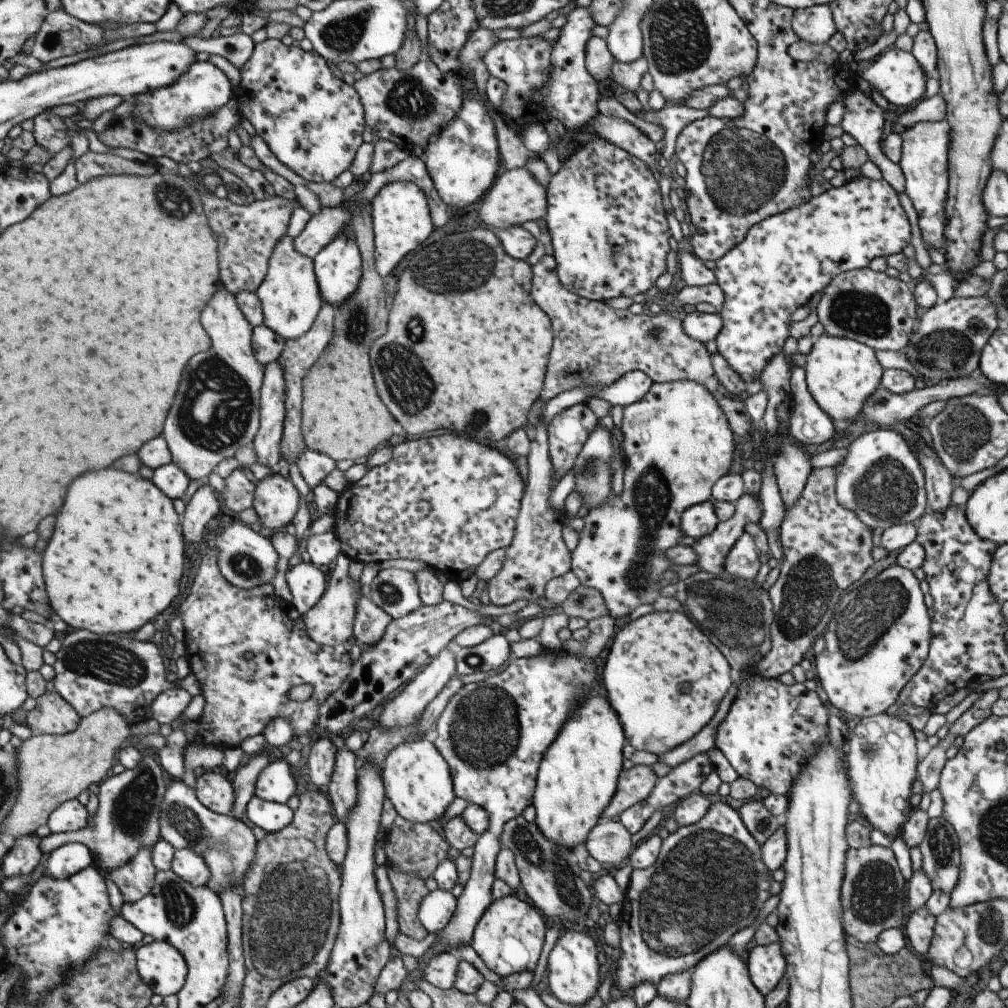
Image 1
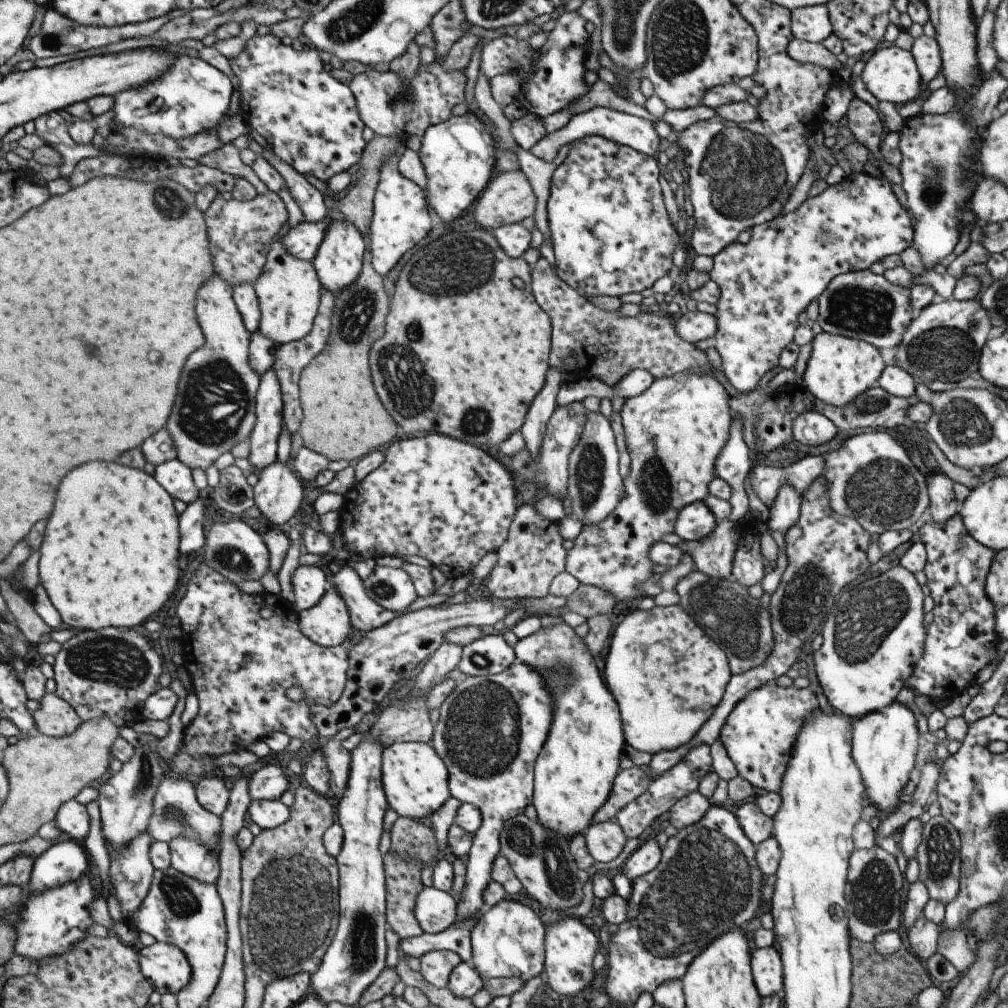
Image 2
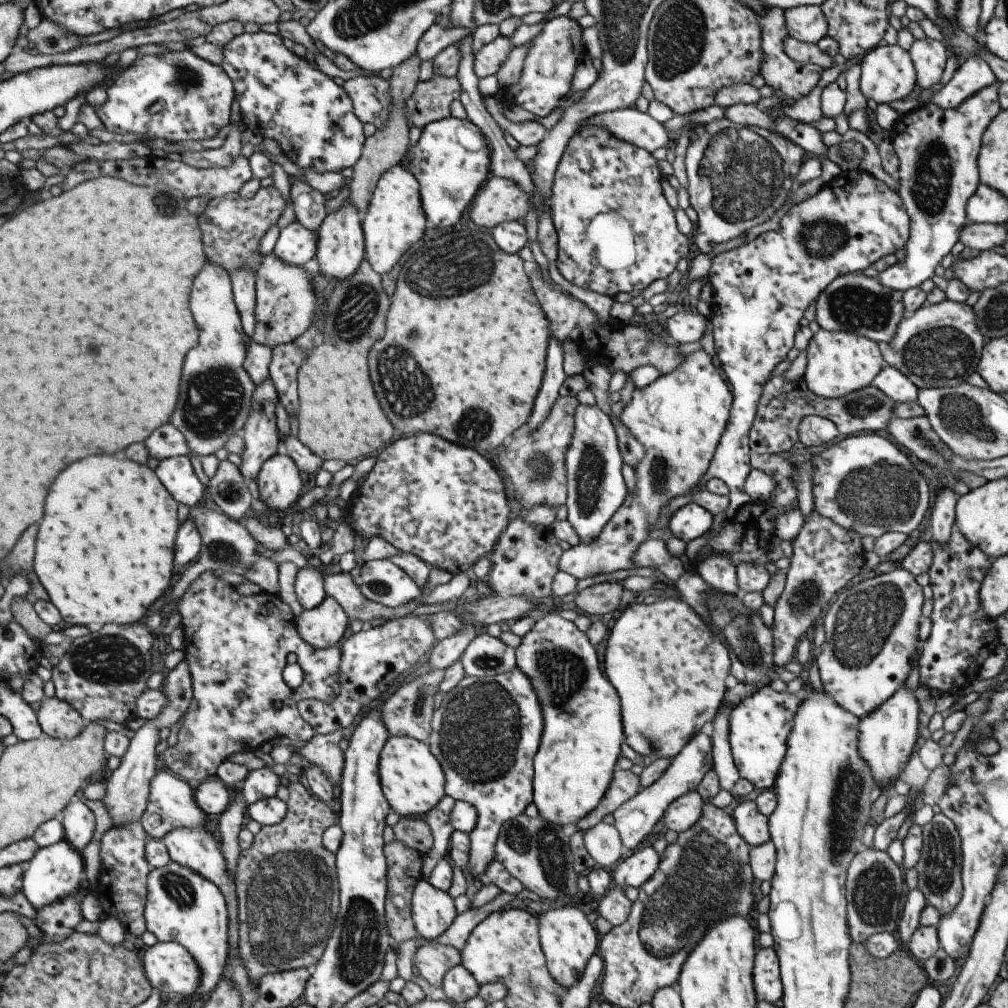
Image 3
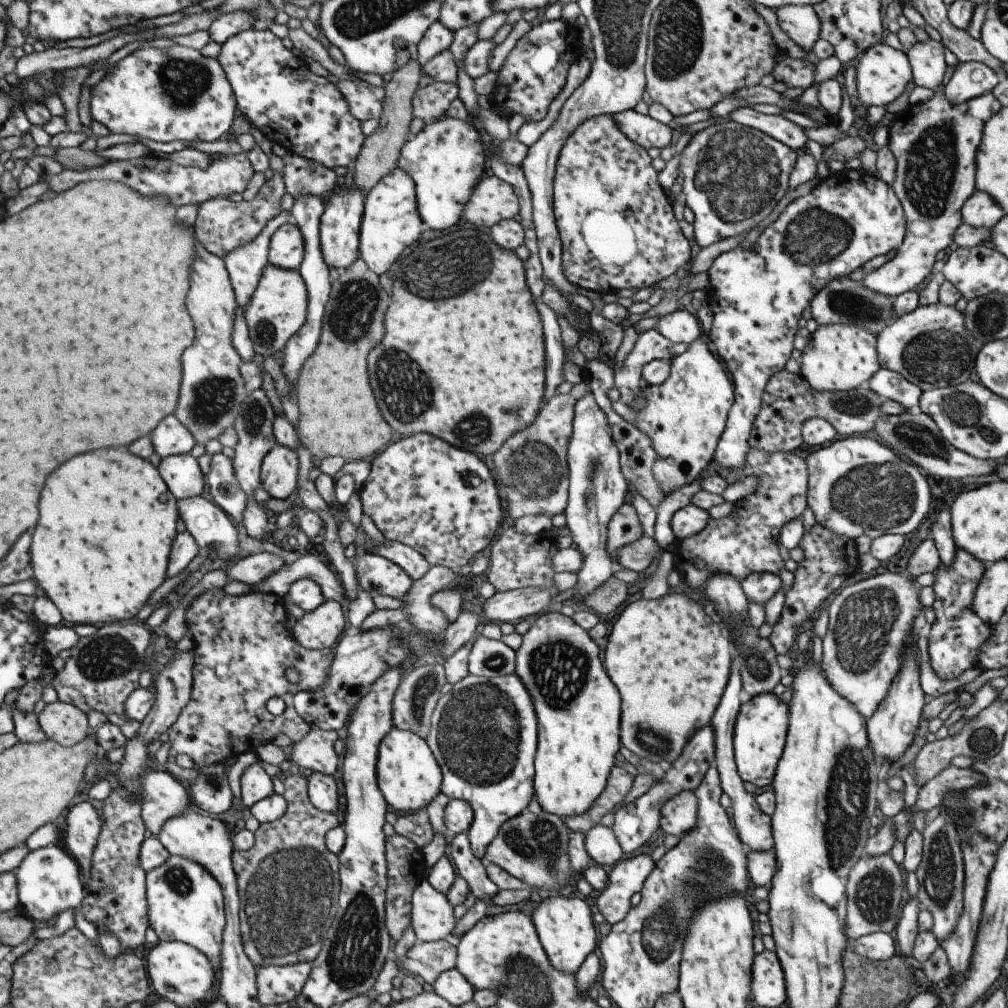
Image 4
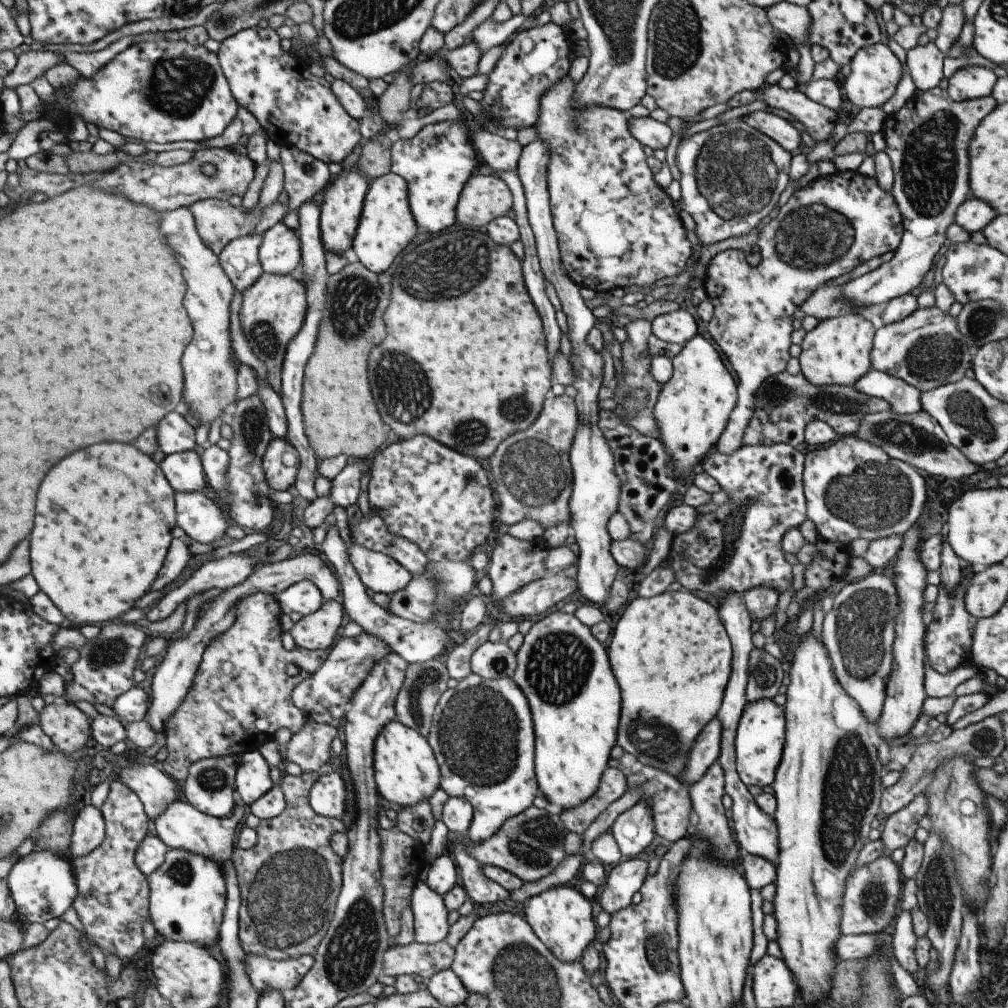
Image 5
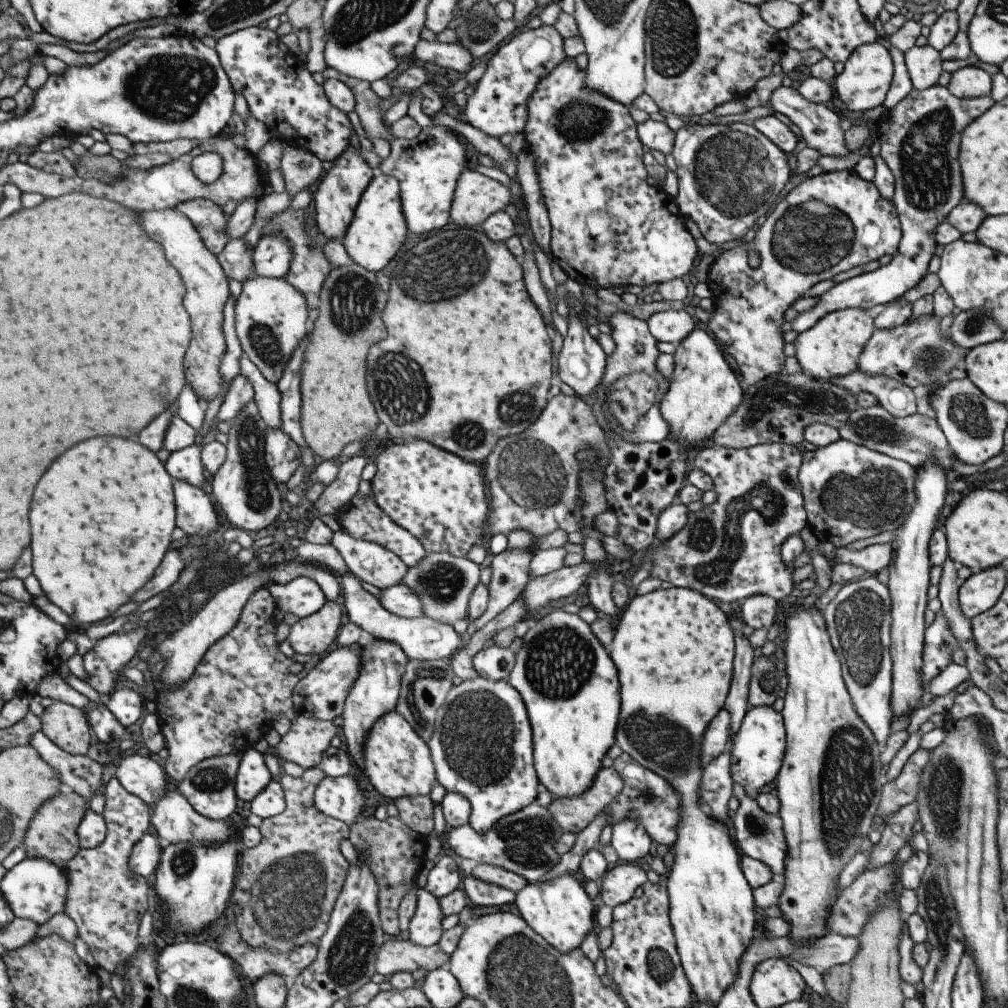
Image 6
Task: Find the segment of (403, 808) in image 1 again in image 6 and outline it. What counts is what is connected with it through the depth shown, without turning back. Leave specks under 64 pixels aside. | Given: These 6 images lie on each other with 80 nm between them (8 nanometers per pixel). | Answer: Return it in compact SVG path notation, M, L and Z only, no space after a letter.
M397 711L383 715L369 729L363 743L364 770L361 771L381 796L391 800L429 794L436 780L434 766L426 743Z

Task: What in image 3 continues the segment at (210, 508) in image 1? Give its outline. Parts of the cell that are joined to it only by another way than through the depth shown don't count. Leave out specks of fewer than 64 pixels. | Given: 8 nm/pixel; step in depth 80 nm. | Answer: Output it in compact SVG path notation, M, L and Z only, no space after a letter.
M186 517L178 525L174 540L173 569L181 569L187 563L192 563L200 551L201 539L196 524L191 517Z

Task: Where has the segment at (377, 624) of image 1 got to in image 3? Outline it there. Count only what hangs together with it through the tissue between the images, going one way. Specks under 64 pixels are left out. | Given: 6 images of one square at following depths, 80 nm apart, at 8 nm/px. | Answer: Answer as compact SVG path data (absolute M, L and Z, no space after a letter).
M332 568L322 572L324 593L334 598L349 620L360 620L365 627L369 620L396 619L413 612L419 606L419 600L398 607L386 607L382 604L366 599L351 579L348 572L336 573Z

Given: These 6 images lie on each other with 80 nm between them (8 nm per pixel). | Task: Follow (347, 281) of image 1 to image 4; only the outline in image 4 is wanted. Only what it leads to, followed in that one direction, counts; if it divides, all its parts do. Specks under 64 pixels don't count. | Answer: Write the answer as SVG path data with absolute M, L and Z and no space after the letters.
M353 184L349 190L342 191L341 188L338 194L334 194L323 202L325 207L320 216L318 239L320 253L327 268L341 271L359 260L358 242L363 203L362 194Z

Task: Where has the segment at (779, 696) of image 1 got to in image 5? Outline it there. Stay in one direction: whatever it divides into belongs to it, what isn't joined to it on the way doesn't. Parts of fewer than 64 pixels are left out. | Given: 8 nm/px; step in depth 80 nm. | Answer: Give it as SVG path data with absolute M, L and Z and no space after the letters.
M773 699L748 701L743 708L734 738L734 767L746 787L763 788L773 782L784 745L784 724L784 710Z

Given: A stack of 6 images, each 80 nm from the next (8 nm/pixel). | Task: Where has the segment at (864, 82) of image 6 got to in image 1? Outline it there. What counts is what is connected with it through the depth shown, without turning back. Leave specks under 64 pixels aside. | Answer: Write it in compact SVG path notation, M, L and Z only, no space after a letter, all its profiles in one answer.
M891 46L871 63L861 77L893 106L909 106L923 98L927 76L910 52Z

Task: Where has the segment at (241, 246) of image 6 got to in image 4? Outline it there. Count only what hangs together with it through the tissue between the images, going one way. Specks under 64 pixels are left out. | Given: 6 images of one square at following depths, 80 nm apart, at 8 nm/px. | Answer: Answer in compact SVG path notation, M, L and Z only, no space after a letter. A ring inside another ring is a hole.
M285 153L282 157L284 189L295 199L299 195L320 195L331 191L340 178L331 169L308 161L299 155ZM281 211L265 223L261 232L249 244L232 250L222 260L228 272L236 306L240 306L242 310L249 304L261 271L268 262L266 258L271 235L290 220L290 212Z

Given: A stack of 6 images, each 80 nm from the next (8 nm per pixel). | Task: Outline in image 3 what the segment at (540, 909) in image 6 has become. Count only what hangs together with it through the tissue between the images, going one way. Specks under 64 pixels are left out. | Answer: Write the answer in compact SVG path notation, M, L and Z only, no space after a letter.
M568 903L556 910L549 910L538 918L538 939L548 973L559 987L568 989L576 984L583 974L589 957L598 948L599 934L582 914L580 904Z

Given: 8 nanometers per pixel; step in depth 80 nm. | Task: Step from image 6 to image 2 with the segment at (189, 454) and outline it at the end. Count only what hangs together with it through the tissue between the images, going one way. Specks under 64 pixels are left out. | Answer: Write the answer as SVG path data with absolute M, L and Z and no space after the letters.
M176 458L154 466L152 477L174 500L189 504L198 496L198 490L191 481L191 470Z

